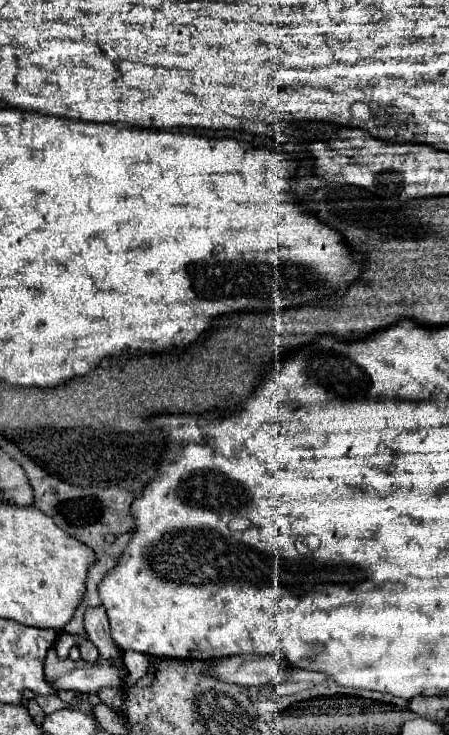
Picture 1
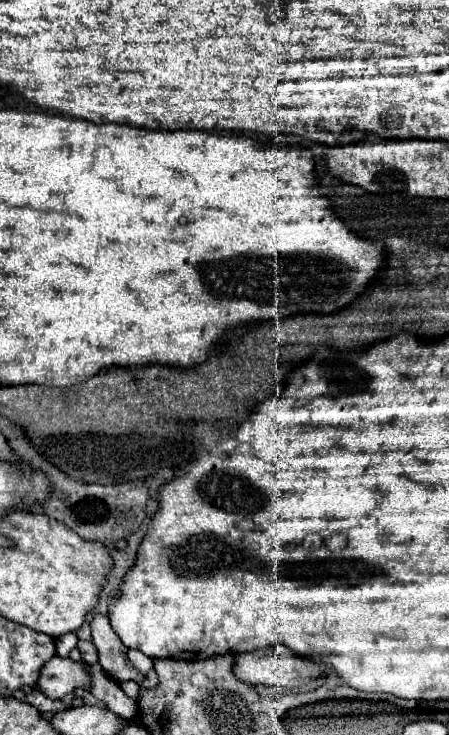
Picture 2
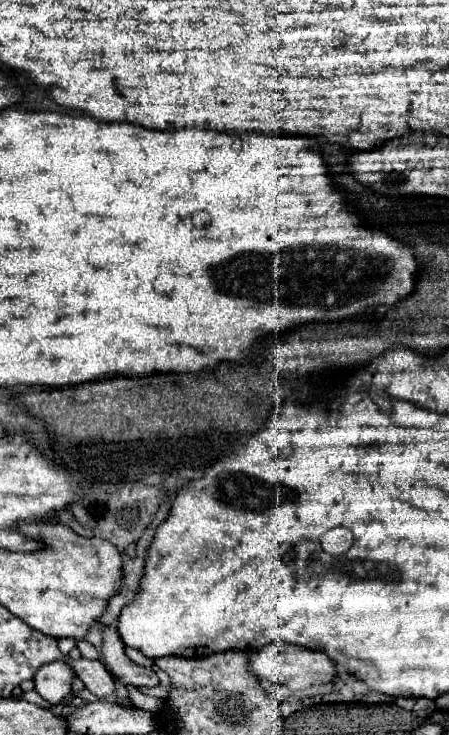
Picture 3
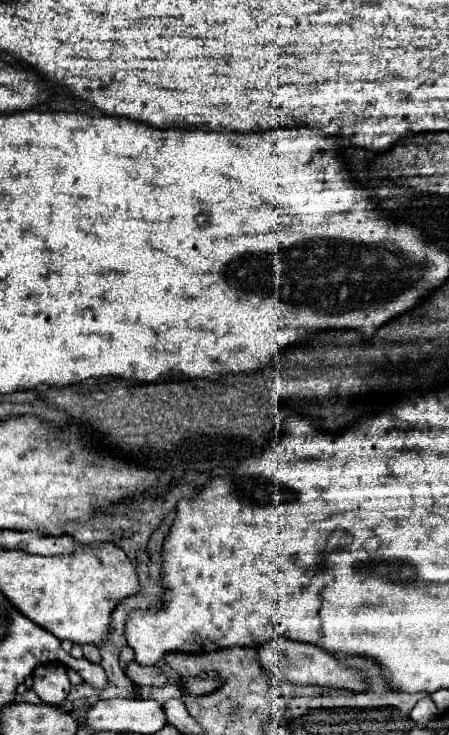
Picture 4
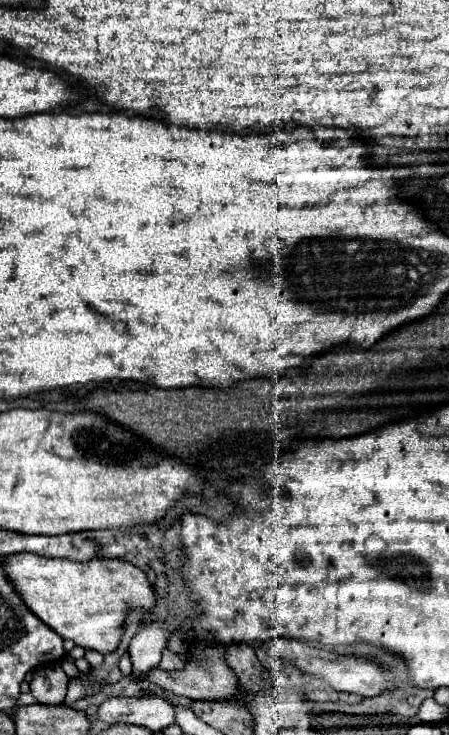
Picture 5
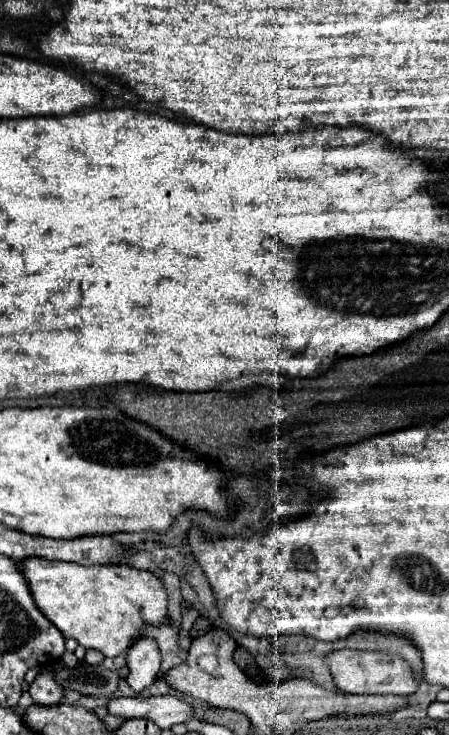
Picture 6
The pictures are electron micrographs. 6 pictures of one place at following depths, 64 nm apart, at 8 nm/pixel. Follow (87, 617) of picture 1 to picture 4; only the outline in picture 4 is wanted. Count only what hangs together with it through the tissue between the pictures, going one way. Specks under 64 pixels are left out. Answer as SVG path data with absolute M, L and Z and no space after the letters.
M130 662L124 668L124 674L136 686L162 686L166 682L166 676L156 666L146 668L146 666L140 666L138 662Z

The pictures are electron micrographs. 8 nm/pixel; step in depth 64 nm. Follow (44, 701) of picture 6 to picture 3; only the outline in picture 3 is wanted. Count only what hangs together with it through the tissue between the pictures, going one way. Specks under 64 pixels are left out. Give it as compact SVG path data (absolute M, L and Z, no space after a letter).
M64 660L48 662L36 672L36 678L34 678L36 692L50 704L60 704L72 692L74 678L76 678L76 672L68 662Z

